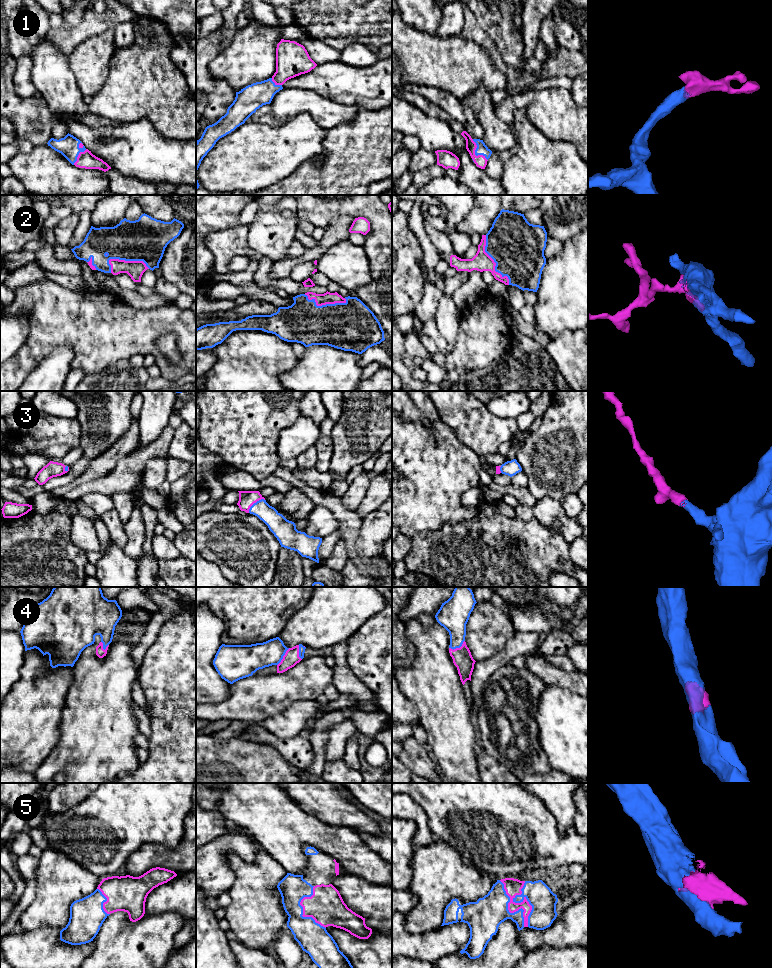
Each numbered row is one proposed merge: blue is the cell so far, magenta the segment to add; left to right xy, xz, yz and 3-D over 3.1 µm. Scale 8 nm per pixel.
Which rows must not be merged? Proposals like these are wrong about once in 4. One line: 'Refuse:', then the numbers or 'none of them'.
Refuse: none of them

